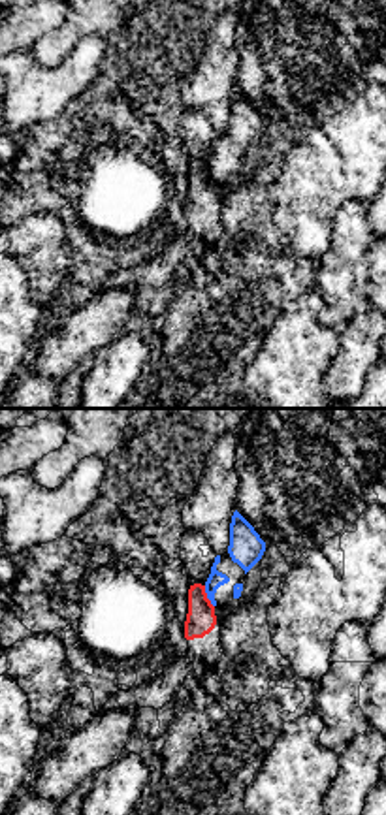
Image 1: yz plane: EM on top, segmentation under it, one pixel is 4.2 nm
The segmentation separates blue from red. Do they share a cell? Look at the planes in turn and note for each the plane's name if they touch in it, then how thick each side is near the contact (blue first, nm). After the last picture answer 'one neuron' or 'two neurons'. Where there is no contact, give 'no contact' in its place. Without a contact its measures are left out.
contact in yz; calibres 70 and 130 nm

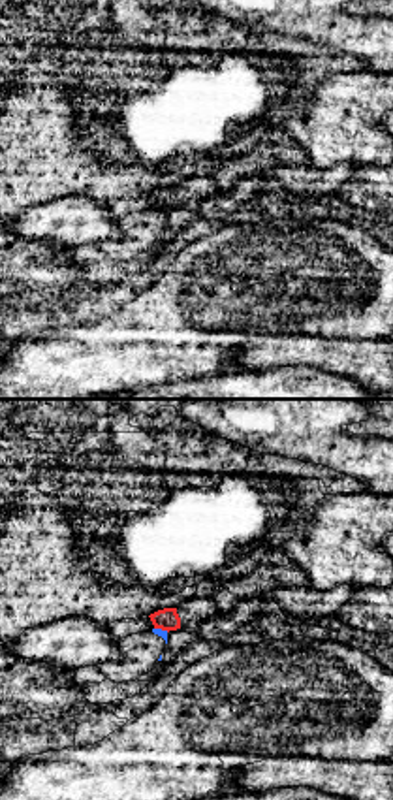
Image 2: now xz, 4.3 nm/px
contact in xz; calibres 30 and 100 nm

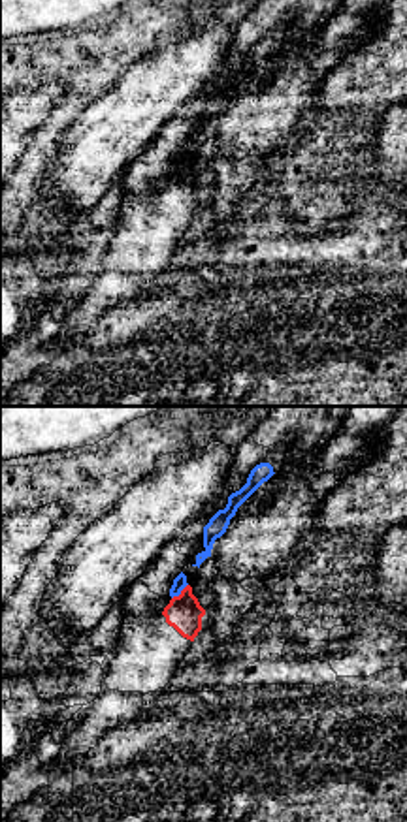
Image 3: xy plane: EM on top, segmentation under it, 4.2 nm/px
contact in xy; calibres 60 and 150 nm

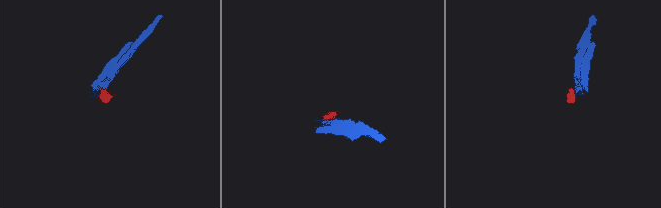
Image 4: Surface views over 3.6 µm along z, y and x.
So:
two neurons

